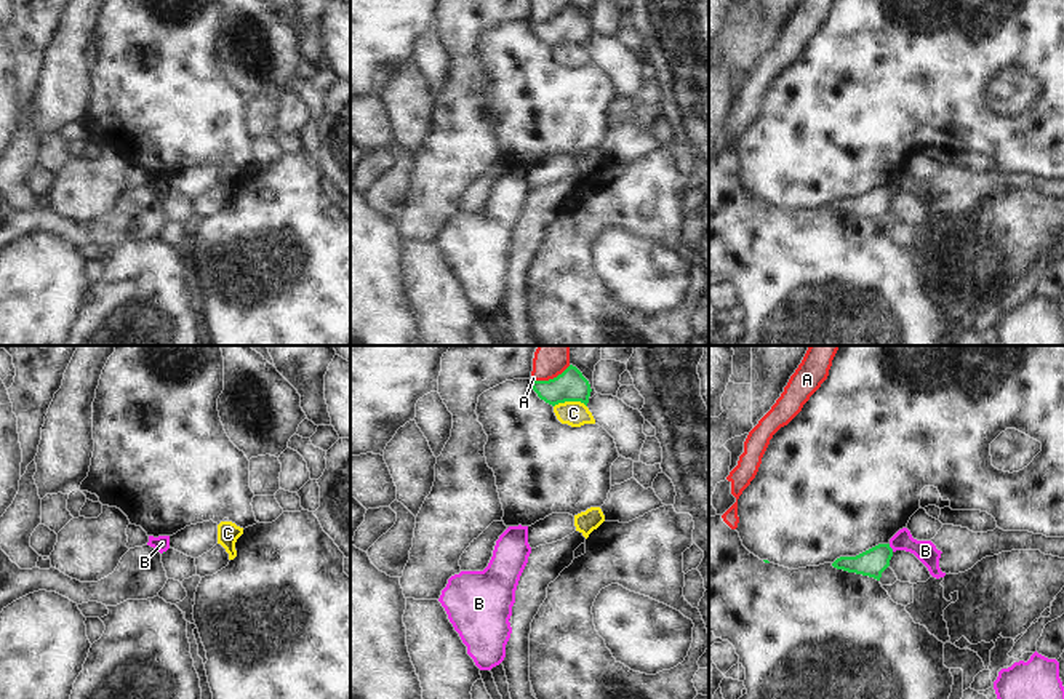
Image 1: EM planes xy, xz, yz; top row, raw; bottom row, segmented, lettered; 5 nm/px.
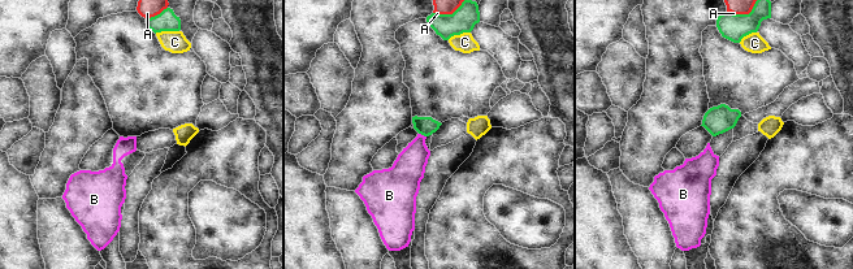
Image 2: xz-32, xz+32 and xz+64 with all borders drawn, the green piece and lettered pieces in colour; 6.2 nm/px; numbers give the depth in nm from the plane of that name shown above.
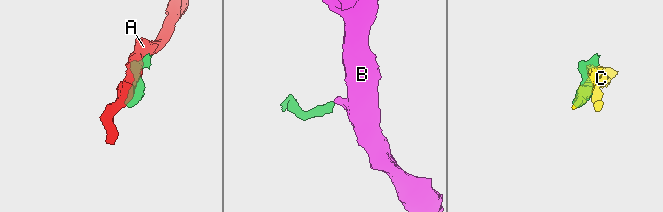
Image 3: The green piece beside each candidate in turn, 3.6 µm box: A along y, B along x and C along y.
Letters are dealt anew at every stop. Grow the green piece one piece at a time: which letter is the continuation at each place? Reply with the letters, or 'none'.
none

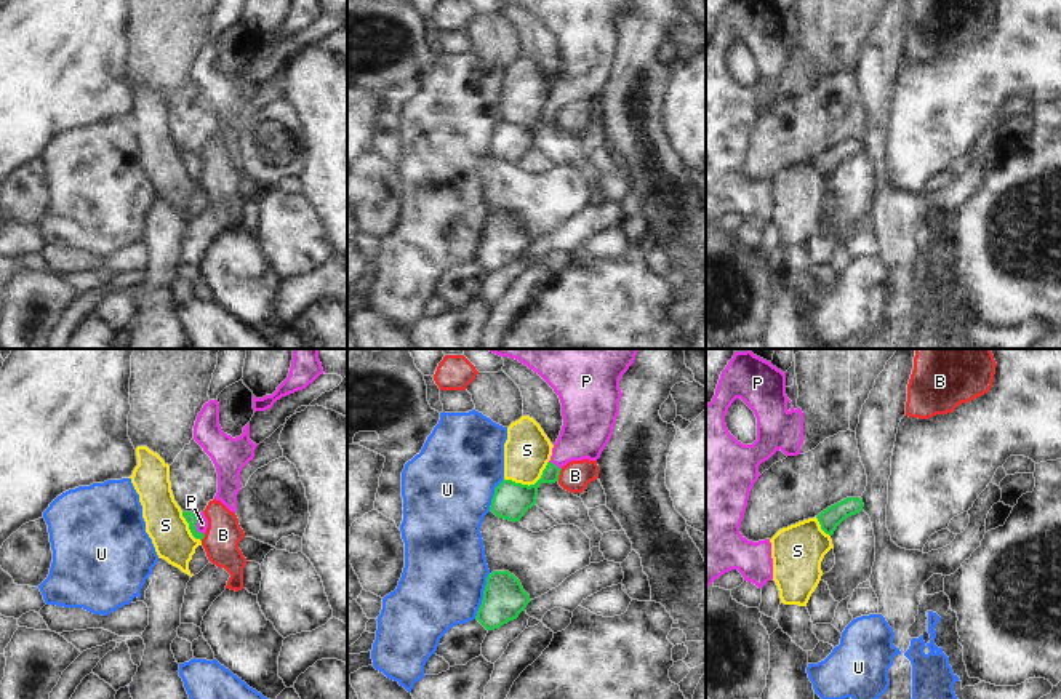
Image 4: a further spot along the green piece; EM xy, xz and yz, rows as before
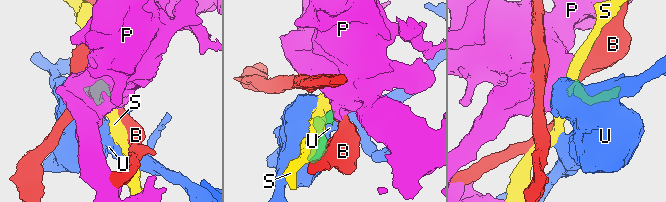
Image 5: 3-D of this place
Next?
P

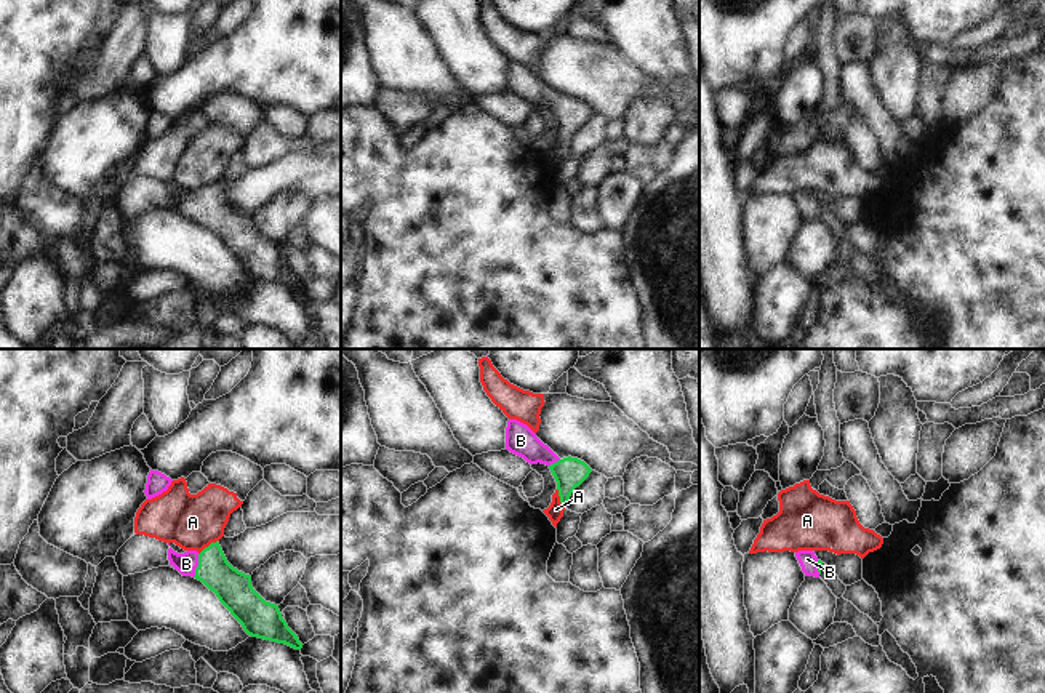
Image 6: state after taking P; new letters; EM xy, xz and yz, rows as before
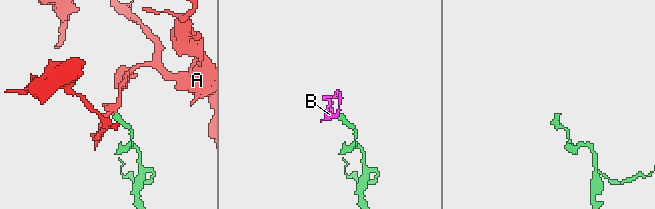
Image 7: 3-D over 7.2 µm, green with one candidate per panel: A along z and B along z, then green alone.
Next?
B

